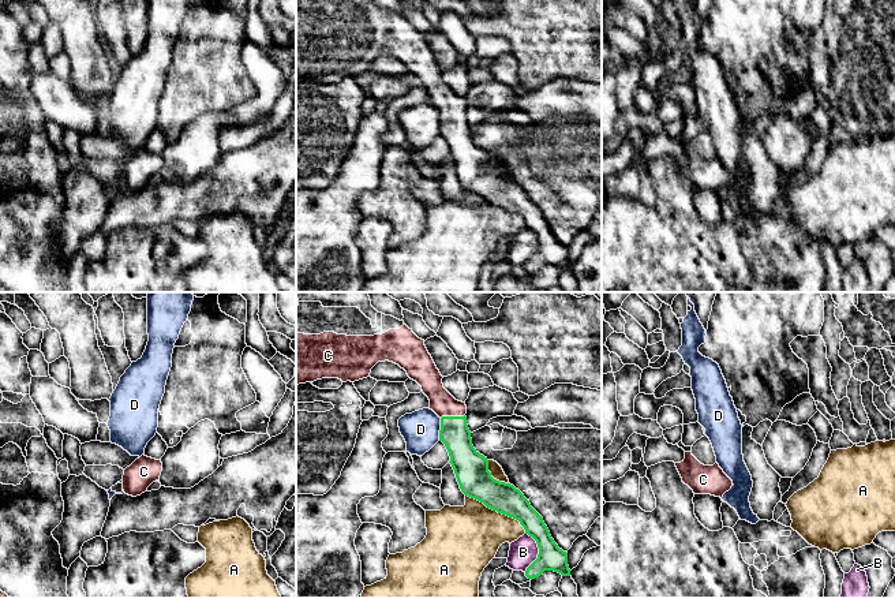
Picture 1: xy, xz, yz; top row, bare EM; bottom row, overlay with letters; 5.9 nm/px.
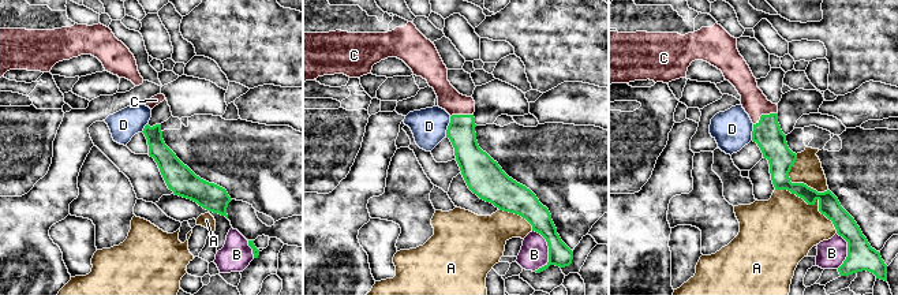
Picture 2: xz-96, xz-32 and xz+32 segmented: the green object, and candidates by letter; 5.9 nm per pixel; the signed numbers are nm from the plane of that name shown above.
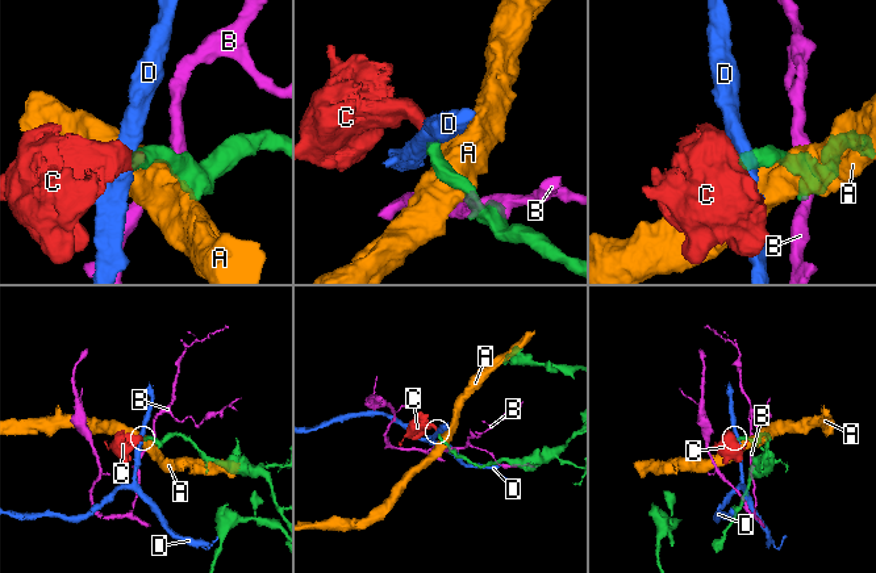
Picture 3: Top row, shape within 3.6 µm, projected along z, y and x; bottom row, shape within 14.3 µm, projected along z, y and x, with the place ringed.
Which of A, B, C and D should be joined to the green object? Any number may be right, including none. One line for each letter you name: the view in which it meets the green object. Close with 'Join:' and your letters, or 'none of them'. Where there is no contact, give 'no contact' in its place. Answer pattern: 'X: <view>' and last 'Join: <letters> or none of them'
C: xz
Join: C

